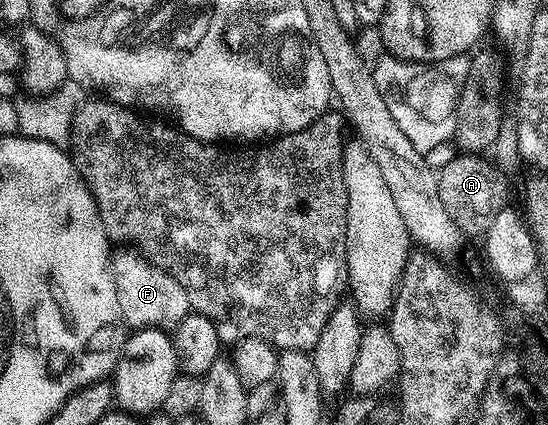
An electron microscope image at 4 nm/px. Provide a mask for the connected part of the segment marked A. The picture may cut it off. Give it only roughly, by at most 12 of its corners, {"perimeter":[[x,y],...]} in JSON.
{"perimeter":[[463,152],[439,167],[438,196],[465,236],[488,233],[506,180]]}

